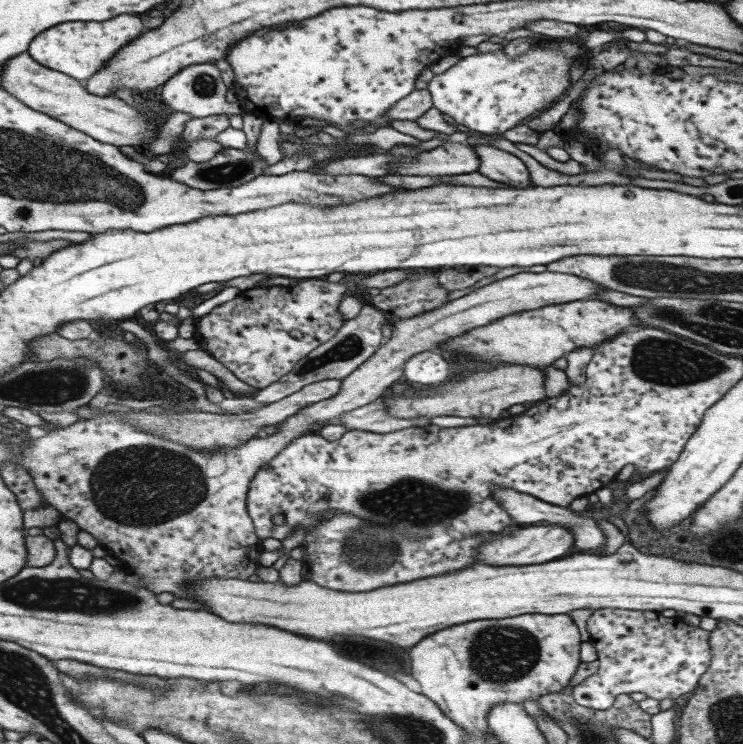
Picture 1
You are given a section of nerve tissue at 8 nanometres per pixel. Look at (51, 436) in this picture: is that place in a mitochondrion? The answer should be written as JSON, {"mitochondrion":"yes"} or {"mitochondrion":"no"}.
{"mitochondrion":"no"}

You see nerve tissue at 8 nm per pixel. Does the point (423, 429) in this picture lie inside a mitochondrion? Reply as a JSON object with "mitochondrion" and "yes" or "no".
{"mitochondrion":"no"}

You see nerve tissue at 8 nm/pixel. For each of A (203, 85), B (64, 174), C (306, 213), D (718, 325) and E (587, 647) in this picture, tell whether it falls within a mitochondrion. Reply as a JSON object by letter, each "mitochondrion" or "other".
{"A":"mitochondrion","B":"mitochondrion","C":"other","D":"mitochondrion","E":"other"}

